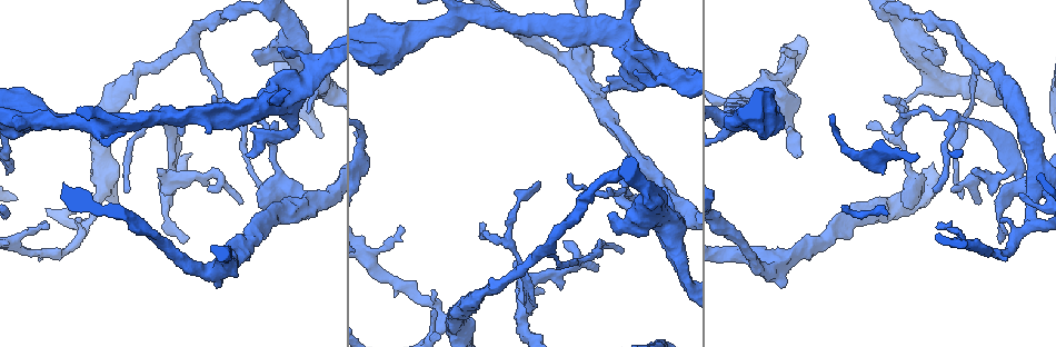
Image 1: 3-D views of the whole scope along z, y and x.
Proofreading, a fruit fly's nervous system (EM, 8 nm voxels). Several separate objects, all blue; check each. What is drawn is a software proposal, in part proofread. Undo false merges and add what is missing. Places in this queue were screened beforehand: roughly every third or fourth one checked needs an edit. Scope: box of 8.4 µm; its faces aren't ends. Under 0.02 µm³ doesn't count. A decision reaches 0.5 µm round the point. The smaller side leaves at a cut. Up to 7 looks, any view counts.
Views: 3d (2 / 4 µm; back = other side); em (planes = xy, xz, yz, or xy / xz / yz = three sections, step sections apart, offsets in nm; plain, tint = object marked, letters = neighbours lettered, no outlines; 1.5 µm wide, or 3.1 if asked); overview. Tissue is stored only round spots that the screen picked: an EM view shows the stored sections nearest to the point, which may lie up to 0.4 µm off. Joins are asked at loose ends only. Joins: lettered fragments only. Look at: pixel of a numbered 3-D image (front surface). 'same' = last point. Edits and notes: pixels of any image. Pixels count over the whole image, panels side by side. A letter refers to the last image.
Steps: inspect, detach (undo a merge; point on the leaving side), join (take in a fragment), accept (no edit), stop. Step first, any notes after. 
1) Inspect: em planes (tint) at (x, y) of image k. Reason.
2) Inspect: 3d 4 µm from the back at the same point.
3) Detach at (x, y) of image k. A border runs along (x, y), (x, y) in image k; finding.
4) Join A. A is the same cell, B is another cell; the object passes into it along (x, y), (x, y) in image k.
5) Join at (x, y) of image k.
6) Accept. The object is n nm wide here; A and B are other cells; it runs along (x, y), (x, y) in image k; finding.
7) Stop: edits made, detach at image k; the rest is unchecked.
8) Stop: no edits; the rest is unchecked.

Inspect: em xy step 8 (letters) at (869, 124) of image 1. Thin end.

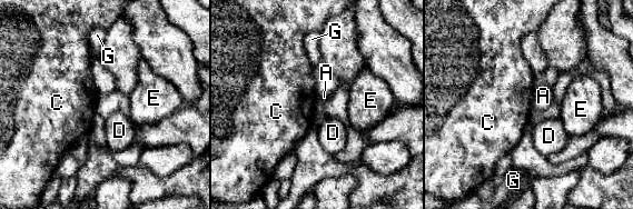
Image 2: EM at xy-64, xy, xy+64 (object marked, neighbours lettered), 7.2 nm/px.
Inspect: em planes (letters) at the same point.

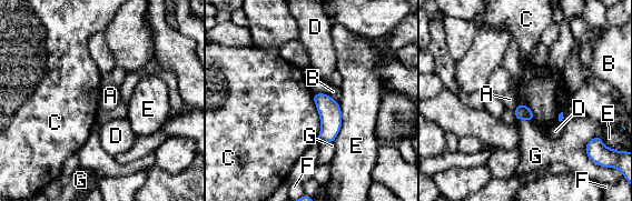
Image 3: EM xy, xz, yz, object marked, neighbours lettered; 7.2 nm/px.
Accept. The longest contact is with C, 340 nm; A, B, C, D, E, F and G are other cells; none of them fits.

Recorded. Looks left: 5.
Inspect: 3d 2 µm at (242, 201) of image 1. An open end.

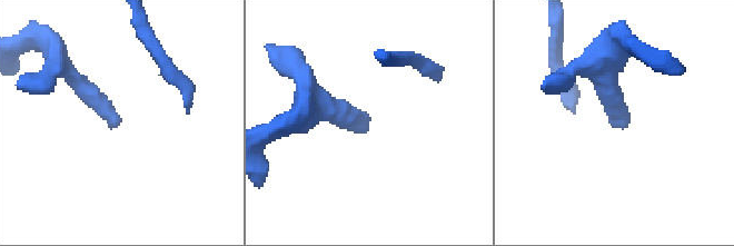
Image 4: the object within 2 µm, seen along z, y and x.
Inspect: em yz step 4 (tint) at (367, 127) of image 4.

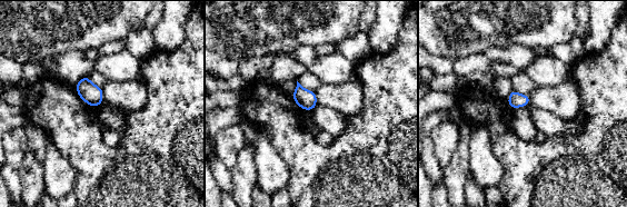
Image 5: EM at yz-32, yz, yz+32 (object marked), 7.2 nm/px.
Inspect: em planes (letters) at the same point.

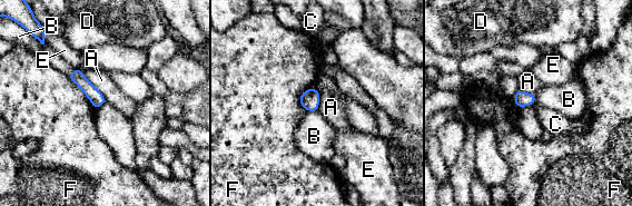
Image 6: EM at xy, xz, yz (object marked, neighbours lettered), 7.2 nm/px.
Accept. The object is 110 nm wide here; A, B, C, D, E and F are other cells; none of them fits.

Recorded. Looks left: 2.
Inspect: 3d 4 µm at (781, 49) of image 1. Branch stops here.

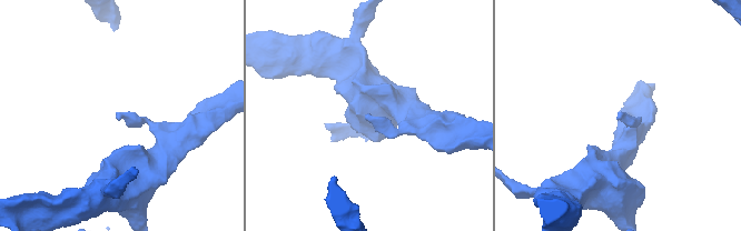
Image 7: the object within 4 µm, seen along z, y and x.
Inspect: em planes (letters) at (618, 120) of image 7.

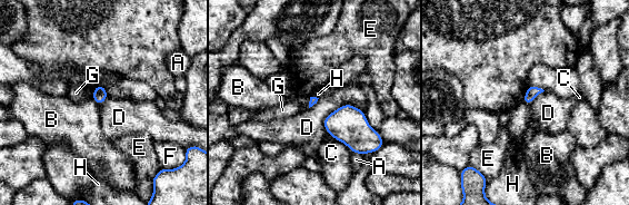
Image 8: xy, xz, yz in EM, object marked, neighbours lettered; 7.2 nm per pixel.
Accept. A, B, C, D, E, F, G and H are other cells; a border runs along (353, 105), (331, 111), (326, 132) in image 8; none of them fits.

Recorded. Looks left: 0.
Stop: no edits; the rest is unchecked.

